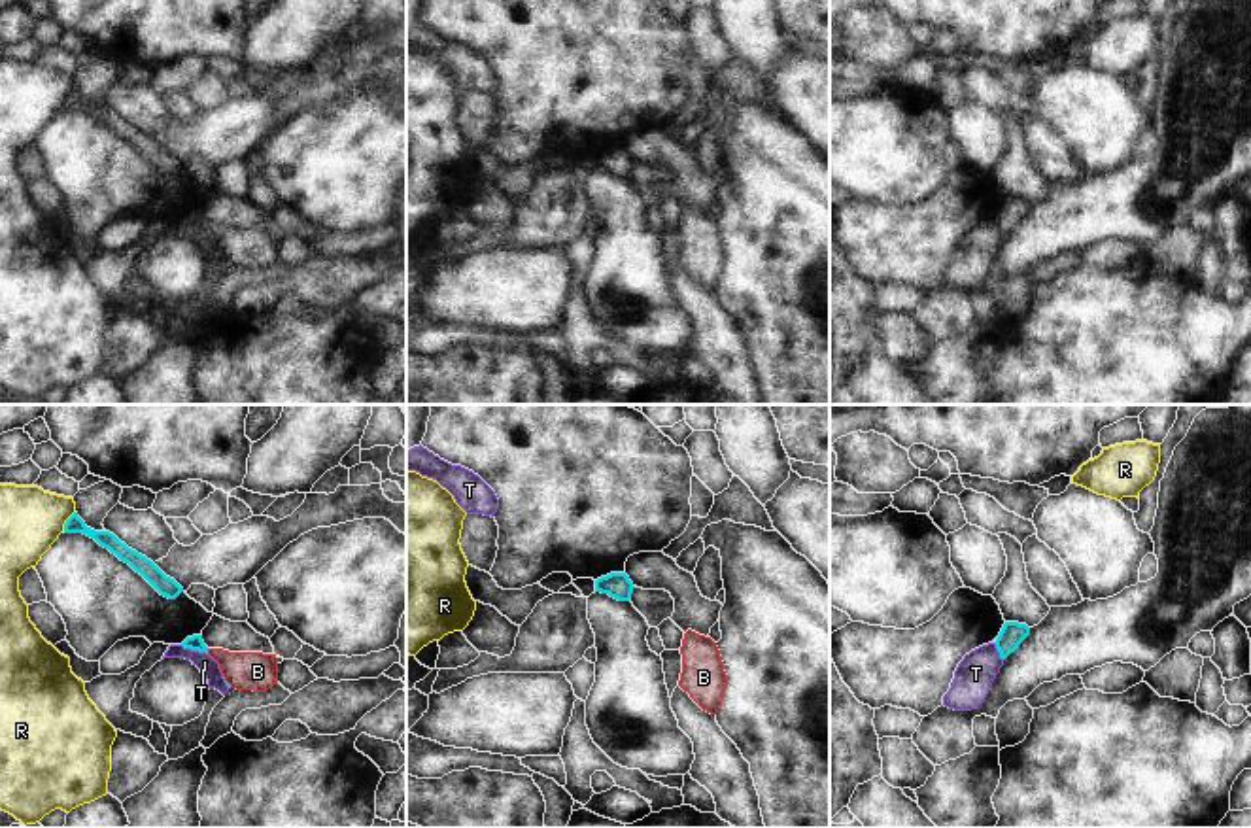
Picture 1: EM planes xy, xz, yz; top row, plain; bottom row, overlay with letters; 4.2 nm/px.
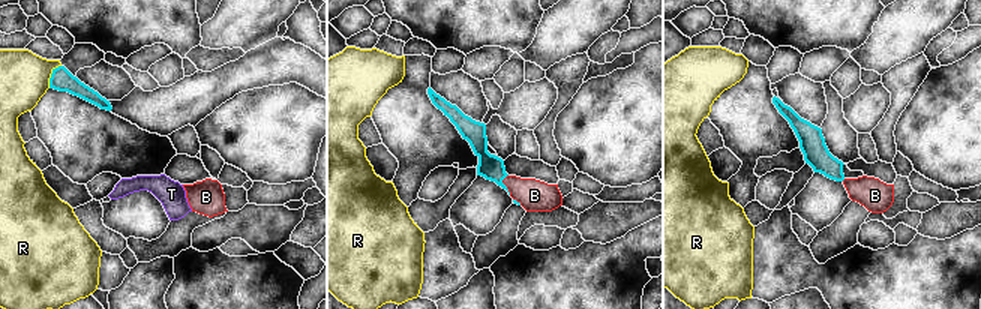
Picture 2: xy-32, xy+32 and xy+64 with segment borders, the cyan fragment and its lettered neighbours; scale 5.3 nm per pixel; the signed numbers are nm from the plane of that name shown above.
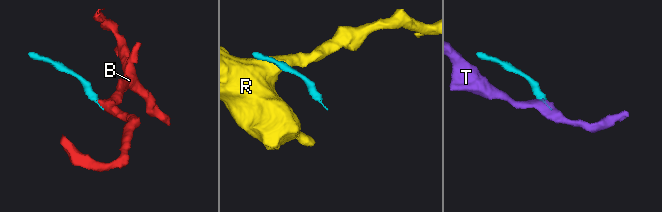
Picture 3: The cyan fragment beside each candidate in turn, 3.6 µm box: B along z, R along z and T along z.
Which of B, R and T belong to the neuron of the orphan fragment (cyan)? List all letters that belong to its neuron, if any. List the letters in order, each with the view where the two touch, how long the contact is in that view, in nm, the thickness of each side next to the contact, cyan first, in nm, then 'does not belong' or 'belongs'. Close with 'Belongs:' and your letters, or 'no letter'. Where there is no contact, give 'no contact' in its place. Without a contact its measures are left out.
B: xy | 30 nm | 60/170 nm | belongs
R: xy | 100 nm | 80/280 nm | does not belong
T: xy | 130 nm | 60/80 nm | does not belong
Belongs: B

